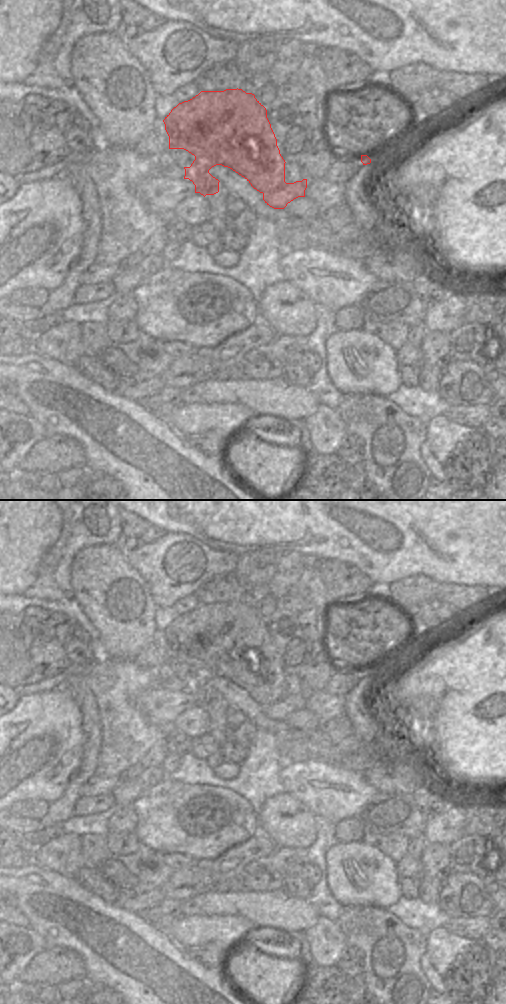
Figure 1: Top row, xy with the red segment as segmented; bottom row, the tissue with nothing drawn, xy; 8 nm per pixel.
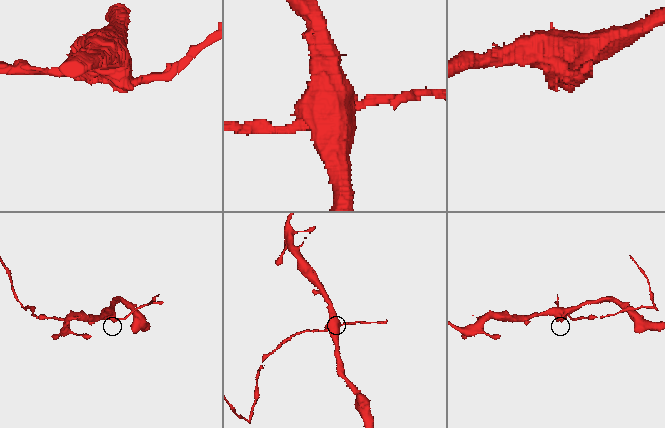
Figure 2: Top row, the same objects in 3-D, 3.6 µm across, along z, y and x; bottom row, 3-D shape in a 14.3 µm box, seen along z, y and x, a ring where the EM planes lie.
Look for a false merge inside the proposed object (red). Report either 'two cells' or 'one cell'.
two cells

